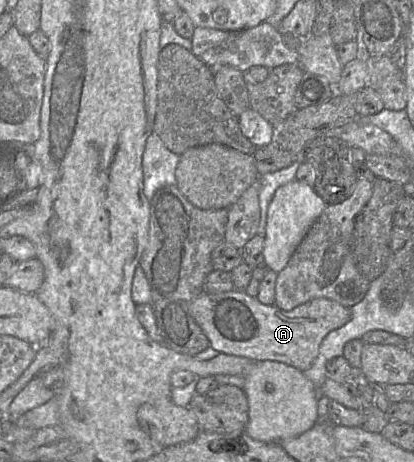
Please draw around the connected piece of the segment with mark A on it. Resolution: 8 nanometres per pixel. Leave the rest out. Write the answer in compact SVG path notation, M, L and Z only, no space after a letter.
M238 289L215 294L203 292L189 302L189 311L209 339L210 347L219 353L253 361L278 361L301 371L312 365L325 336L351 318L349 308L328 298L315 298L284 311L275 305L264 305Z

